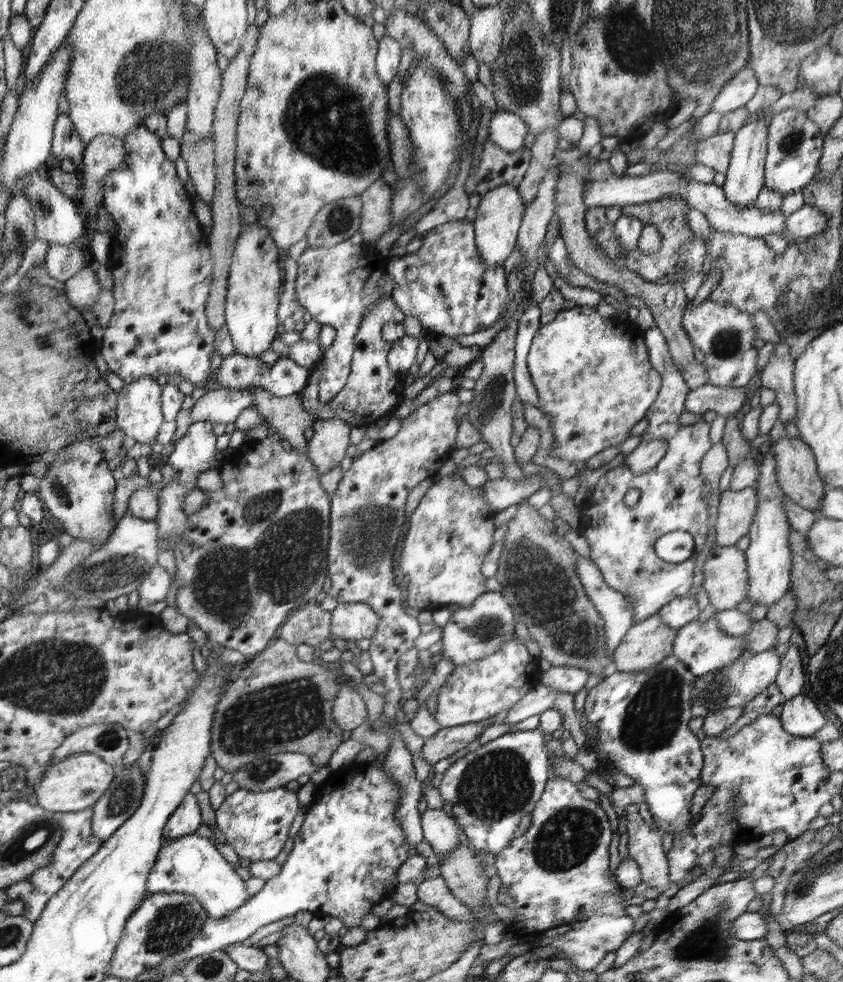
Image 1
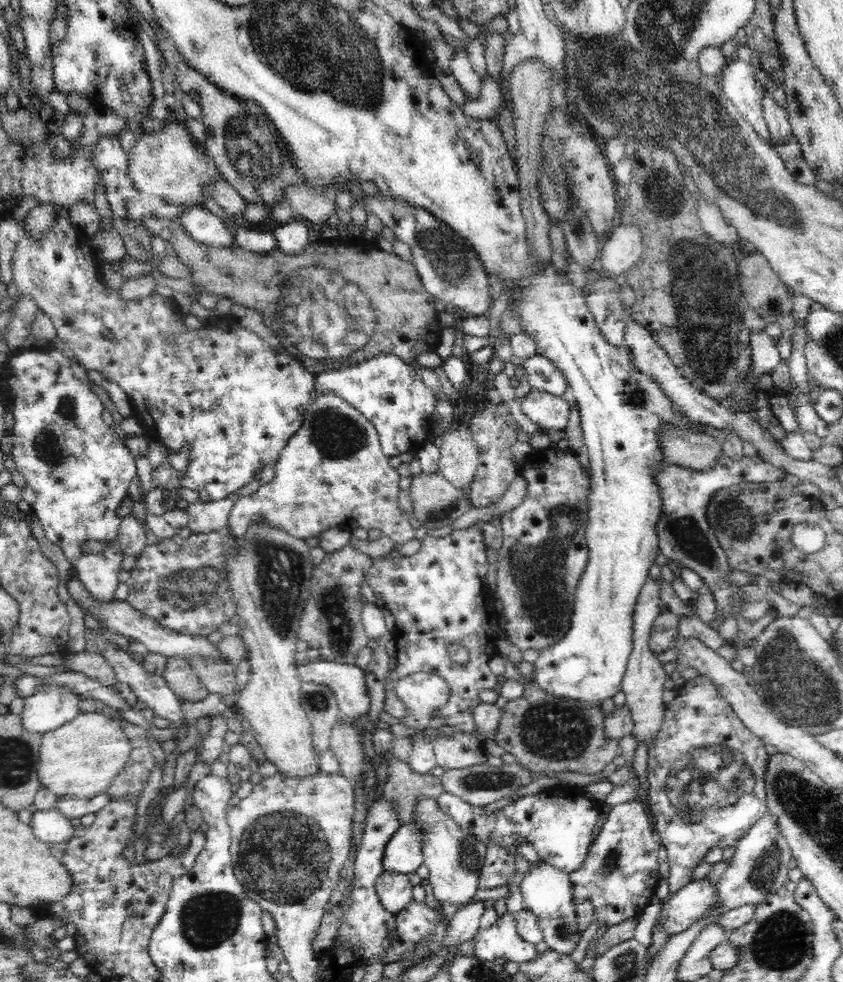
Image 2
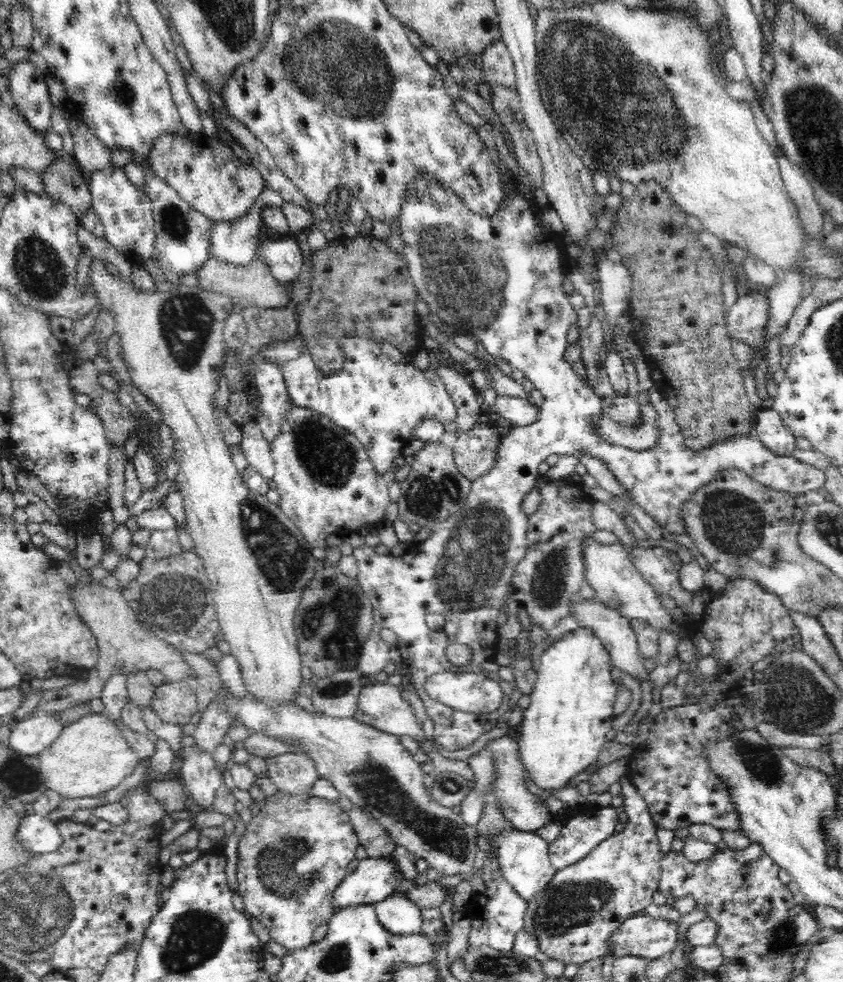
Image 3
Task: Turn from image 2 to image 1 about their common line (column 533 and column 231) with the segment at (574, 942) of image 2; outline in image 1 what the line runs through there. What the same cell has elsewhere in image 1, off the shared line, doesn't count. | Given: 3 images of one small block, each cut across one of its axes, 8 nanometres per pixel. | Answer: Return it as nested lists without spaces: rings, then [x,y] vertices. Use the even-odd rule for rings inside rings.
[[[192,833],[176,838],[163,844],[158,861],[148,877],[148,894],[188,894],[200,900],[212,918],[228,917],[240,906],[247,904],[250,898],[242,878],[234,872],[233,865],[230,860],[224,860],[216,846],[204,836]]]

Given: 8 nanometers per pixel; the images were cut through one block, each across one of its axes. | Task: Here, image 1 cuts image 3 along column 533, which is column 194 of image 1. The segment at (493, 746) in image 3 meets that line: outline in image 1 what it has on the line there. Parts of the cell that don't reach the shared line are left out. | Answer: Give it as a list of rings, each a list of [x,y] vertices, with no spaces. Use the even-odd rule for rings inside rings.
[[[188,793],[179,809],[174,812],[164,829],[164,844],[176,838],[196,833],[202,826],[201,810],[196,794]]]

